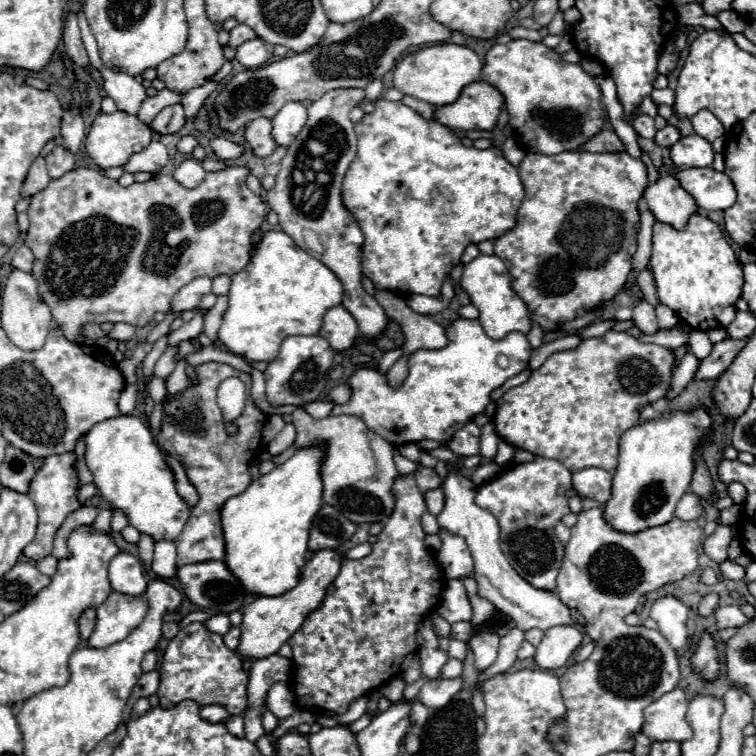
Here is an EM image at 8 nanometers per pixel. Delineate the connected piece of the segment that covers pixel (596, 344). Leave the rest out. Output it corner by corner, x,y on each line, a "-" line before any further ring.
608,331
604,337
584,339
576,349
552,353
540,369
532,371
530,381
506,391
496,403
494,429
510,445
526,449
538,457
556,459
570,471
580,471
584,467
612,471
618,463
620,437
624,431
640,423
640,411
644,405
666,395
672,365
674,351
662,345
642,343
628,333

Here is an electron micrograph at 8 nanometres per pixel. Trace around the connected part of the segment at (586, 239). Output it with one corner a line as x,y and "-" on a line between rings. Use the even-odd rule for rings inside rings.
564,151
558,155
540,155
540,153
528,153
524,157
524,161
518,167
520,179
524,183
526,195
522,199
522,205
518,209
518,221
516,227
510,229
508,233
504,233
502,237
498,237
494,241
496,249
494,253
506,263
510,275
512,275
512,289
522,297
522,301
526,303
530,317
536,325
540,325
546,331
554,331
560,325
582,317
590,311
600,309
606,301
610,301
626,283
630,271
632,271
632,255
636,253
636,235
640,229
640,213
638,213
638,201
644,193
644,187
648,185
648,175
646,175
646,165
642,163
642,159
632,159
628,153
588,153
588,151

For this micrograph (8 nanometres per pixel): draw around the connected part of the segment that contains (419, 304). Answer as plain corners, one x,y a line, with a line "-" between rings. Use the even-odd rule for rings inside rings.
450,277
444,281
442,289
440,289
440,295
436,297
428,297
428,295
412,295
408,299
408,307
416,313
422,313
422,315
432,315
432,313
440,313
448,307
450,299
454,297
454,289
452,289
452,281

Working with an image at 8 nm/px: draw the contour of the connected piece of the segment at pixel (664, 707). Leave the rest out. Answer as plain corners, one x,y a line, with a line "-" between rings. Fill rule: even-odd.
672,689
668,695
656,699
644,709
644,727
642,733
652,741
686,741
692,737
692,729
688,727
686,715
686,695
682,689

